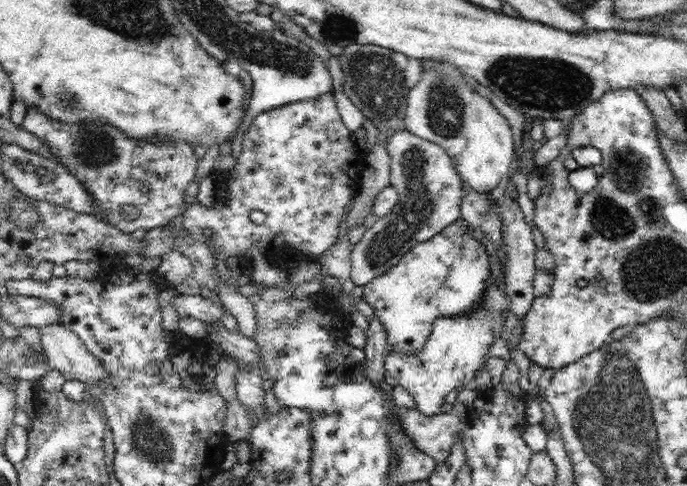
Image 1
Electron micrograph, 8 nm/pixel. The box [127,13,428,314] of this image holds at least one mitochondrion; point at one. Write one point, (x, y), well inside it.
(376, 81)

